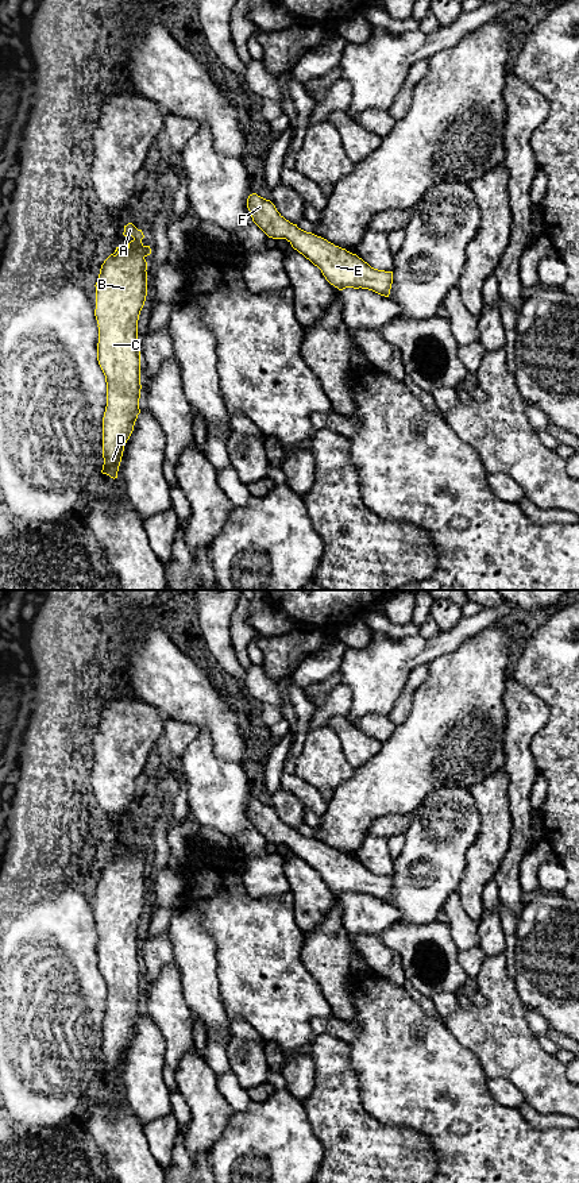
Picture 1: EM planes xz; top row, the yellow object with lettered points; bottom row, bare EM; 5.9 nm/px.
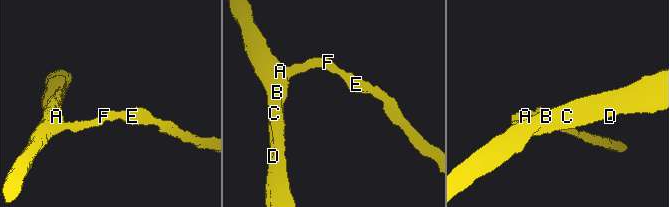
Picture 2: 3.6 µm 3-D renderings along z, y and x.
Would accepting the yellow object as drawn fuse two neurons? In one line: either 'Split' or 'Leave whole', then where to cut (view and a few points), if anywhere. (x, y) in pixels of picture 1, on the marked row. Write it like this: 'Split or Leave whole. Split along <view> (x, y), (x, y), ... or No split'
Leave whole. No split

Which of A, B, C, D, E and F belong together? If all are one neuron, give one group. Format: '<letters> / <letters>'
A B C D E F

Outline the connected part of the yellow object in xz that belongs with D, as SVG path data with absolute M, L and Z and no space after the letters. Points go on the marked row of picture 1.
M132 223L124 226L124 236L132 236L126 250L116 247L101 265L96 282L94 316L99 327L97 361L105 375L107 406L103 417L103 474L117 478L124 446L130 439L140 398L140 350L138 344L138 320L147 296L147 262L150 246L144 246L142 230Z

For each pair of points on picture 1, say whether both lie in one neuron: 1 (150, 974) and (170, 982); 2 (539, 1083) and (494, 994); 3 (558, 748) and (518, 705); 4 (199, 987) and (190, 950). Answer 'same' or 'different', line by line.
1: different
2: same
3: different
4: same

